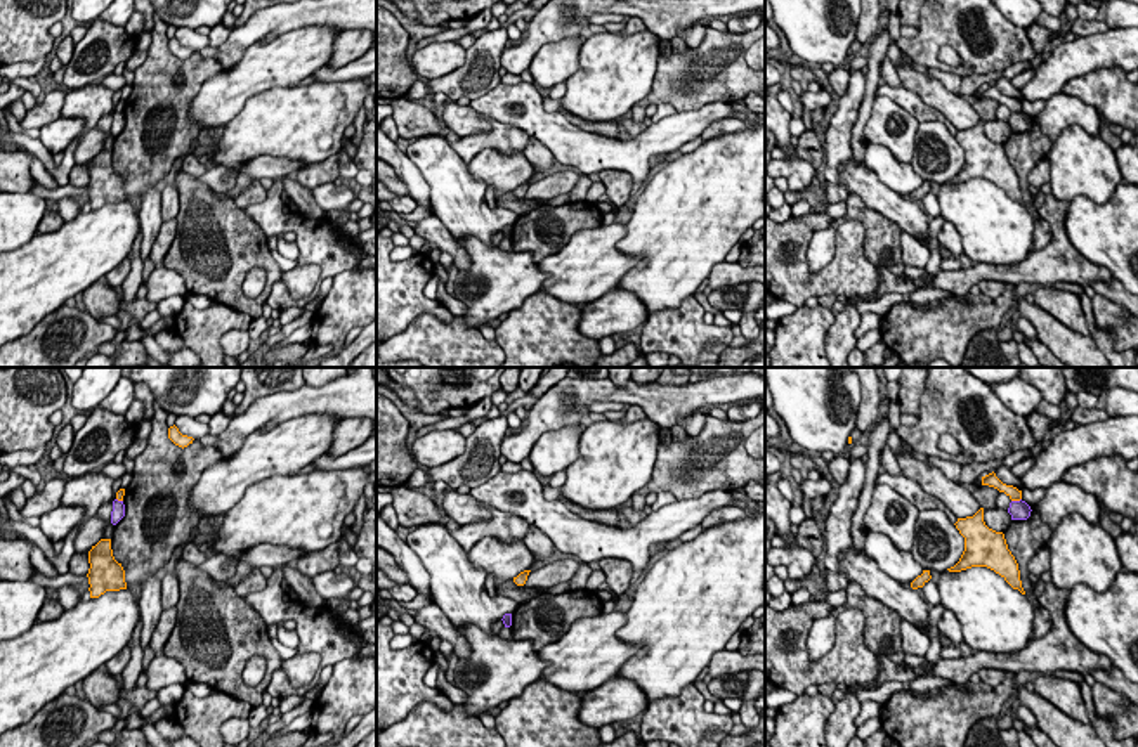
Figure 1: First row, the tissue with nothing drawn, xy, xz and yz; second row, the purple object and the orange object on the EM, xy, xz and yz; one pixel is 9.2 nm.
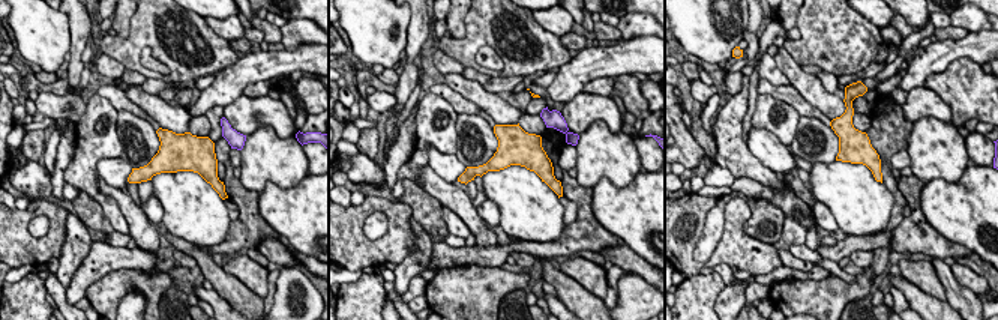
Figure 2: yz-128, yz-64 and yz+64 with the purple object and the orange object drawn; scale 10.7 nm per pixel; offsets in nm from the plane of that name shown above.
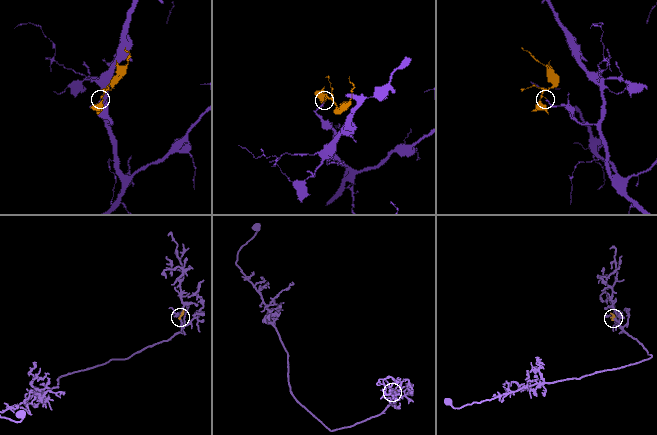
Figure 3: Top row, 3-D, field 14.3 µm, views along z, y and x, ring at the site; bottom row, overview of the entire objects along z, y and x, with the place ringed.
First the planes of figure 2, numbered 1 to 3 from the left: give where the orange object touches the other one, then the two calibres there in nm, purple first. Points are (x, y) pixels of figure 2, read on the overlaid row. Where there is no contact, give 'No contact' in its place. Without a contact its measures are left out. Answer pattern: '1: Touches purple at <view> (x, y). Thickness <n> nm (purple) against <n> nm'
1: No contact
2: No contact
3: No contact

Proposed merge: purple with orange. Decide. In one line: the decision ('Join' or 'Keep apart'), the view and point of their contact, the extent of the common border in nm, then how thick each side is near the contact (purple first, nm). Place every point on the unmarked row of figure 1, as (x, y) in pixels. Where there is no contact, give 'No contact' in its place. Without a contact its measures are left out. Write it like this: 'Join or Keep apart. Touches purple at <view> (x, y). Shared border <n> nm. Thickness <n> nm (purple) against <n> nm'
Keep apart. Touches purple at yz (1015, 113). Shared border 100 nm. Thickness 190 nm (purple) against 120 nm

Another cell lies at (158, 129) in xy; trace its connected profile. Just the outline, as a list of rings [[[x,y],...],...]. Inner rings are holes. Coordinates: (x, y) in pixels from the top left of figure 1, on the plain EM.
[[[154,12],[151,47],[147,59],[134,71],[134,87],[125,101],[125,128],[114,137],[111,161],[114,172],[125,182],[127,201],[137,217],[141,196],[149,185],[156,185],[172,168],[179,156],[189,154],[191,142],[199,135],[199,125],[191,121],[189,109],[203,83],[224,73],[222,64],[213,57],[193,52],[187,59],[179,59],[168,50],[168,24]]]

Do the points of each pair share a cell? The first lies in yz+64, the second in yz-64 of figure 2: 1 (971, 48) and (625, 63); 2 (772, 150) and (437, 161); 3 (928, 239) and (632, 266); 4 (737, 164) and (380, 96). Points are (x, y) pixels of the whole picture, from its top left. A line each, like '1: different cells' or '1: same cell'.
1: same cell
2: same cell
3: different cells
4: different cells

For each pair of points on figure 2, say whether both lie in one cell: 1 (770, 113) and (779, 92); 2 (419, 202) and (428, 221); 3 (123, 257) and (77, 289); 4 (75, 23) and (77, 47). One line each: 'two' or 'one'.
1: two
2: one
3: one
4: one

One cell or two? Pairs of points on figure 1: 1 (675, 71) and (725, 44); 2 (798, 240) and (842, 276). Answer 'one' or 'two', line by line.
1: one
2: one

